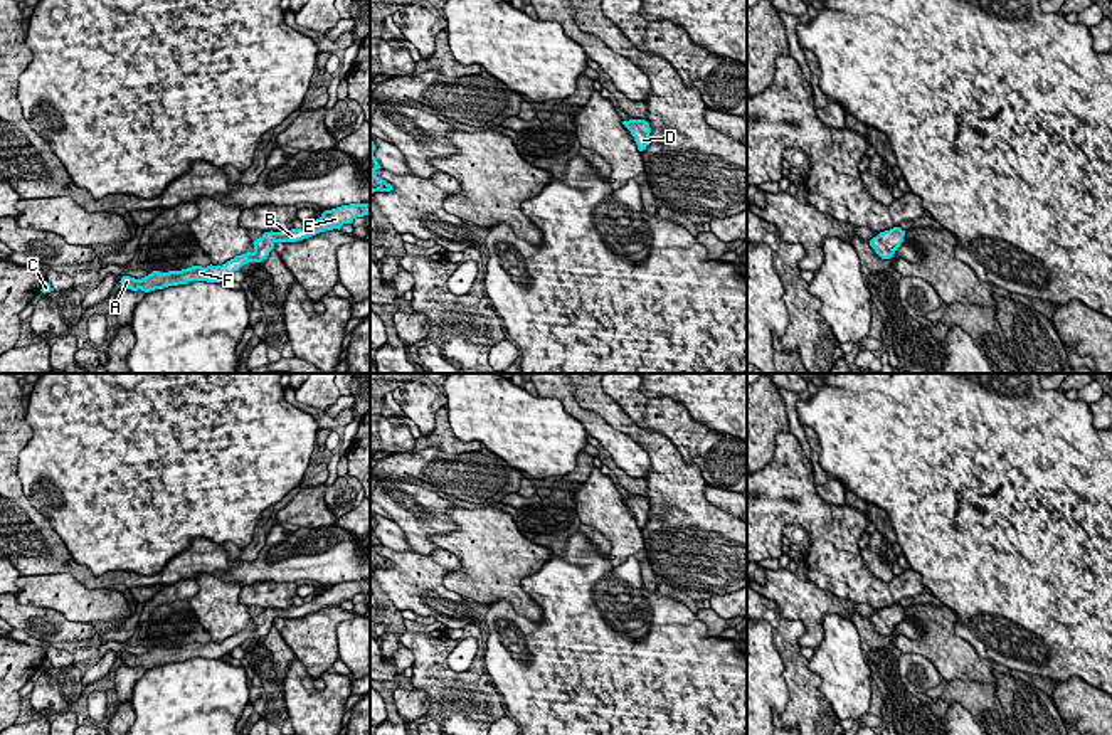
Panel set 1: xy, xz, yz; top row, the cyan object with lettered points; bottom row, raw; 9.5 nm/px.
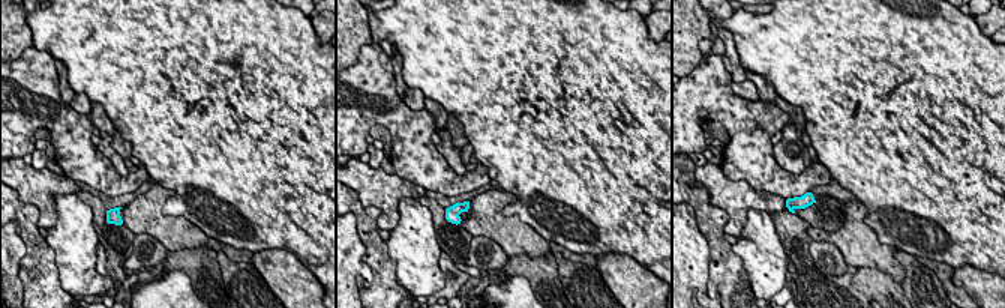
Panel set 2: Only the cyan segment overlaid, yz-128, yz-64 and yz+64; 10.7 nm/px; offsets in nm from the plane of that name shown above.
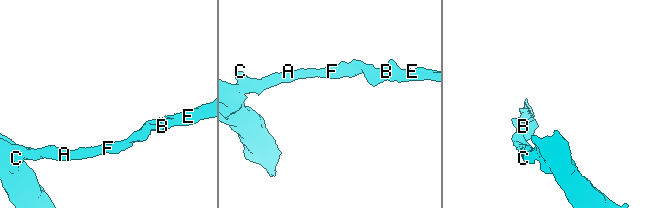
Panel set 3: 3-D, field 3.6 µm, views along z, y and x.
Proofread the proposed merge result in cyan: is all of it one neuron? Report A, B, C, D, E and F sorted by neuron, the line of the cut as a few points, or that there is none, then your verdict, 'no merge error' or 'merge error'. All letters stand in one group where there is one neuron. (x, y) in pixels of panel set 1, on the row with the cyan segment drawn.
groups A B C D E F; cut none; no merge error

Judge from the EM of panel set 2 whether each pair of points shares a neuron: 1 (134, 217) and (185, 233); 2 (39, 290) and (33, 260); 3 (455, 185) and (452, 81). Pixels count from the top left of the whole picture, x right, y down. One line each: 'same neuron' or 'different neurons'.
1: same neuron
2: same neuron
3: different neurons

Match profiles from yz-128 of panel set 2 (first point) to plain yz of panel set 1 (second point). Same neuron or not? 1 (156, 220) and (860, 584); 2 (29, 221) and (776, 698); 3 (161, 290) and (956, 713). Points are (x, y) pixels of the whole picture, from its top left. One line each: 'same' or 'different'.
1: different
2: different
3: same

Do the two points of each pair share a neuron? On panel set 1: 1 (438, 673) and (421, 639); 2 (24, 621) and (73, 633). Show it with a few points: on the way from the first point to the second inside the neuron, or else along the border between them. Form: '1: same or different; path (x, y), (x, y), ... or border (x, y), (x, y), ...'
1: same; path (431, 665), (431, 651), (428, 648)
2: same; path (36, 621), (61, 631)

